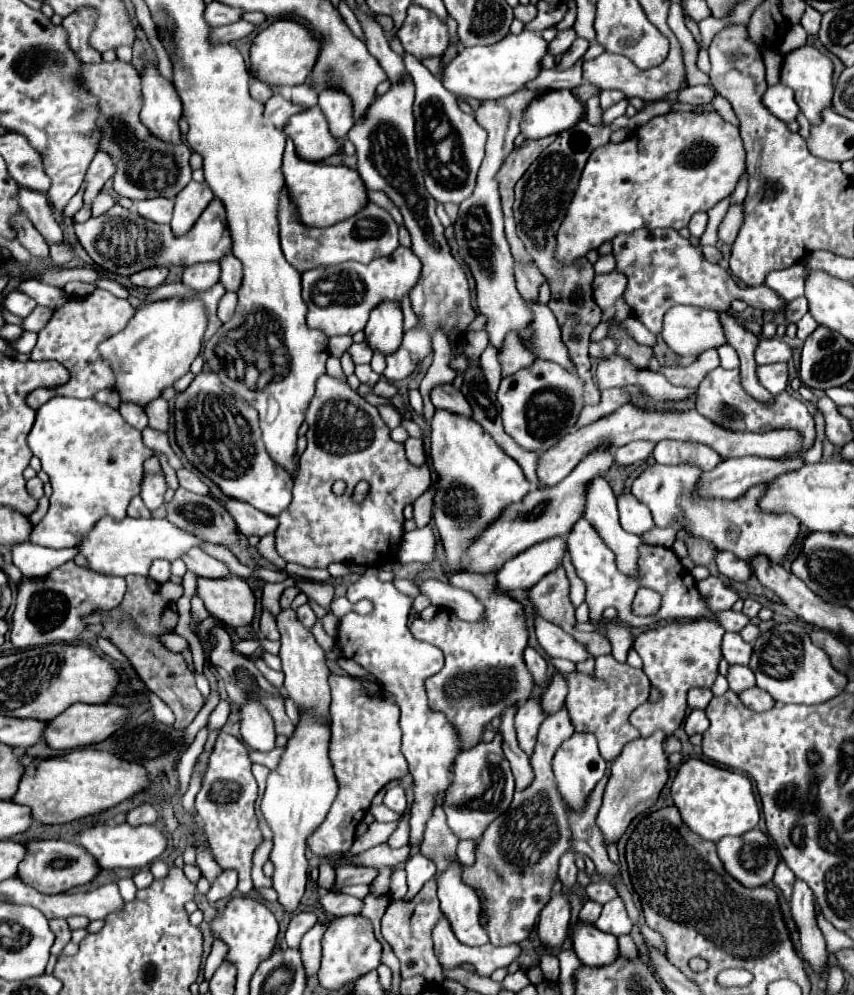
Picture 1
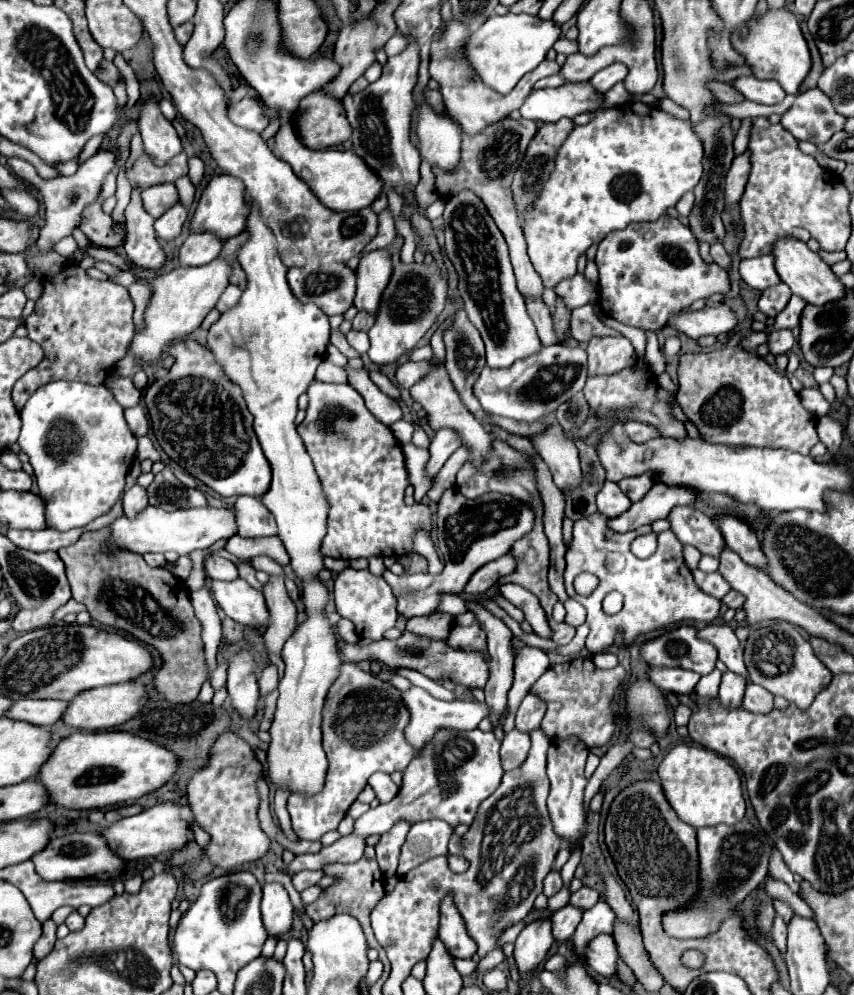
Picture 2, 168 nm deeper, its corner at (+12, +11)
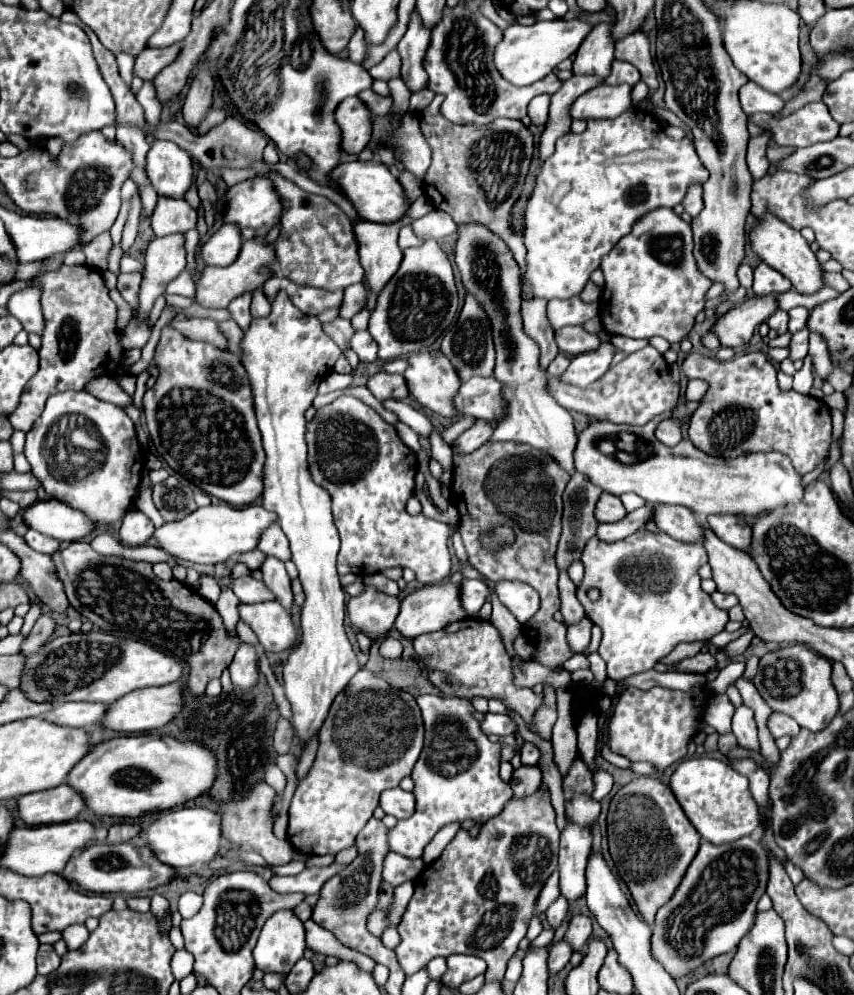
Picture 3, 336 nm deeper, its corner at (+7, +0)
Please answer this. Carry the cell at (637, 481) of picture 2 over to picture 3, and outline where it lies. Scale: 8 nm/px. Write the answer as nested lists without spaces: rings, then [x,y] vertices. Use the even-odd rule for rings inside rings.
[[[633,493],[621,495],[621,501],[623,501],[623,505],[625,505],[627,511],[635,511],[635,509],[639,509],[639,507],[645,505],[645,499],[641,499],[639,495],[633,495]]]

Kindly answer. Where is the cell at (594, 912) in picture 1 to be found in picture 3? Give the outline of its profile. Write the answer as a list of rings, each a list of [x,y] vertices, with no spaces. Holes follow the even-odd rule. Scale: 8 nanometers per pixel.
[[[565,939],[551,945],[551,955],[549,955],[549,973],[551,973],[551,977],[569,963],[571,955],[573,955],[573,947]]]

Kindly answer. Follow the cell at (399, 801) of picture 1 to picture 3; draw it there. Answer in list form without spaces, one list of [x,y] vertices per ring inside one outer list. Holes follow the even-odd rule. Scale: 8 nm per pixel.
[[[395,787],[395,789],[385,789],[381,793],[381,801],[379,801],[379,807],[387,813],[387,815],[393,815],[397,819],[405,819],[413,813],[413,807],[415,807],[415,799],[411,793],[403,791],[401,787]]]

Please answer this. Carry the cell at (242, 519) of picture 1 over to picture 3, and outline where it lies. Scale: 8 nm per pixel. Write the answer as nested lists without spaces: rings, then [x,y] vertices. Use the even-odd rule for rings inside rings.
[[[271,523],[271,525],[261,533],[261,539],[259,539],[257,549],[263,551],[265,555],[271,555],[271,557],[281,559],[281,561],[291,559],[289,541],[287,541],[287,537],[283,535],[283,531],[281,531],[281,527],[279,527],[277,523]]]

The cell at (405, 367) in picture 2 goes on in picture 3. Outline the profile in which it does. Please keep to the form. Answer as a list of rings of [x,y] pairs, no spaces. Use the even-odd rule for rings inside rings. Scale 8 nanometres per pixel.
[[[379,373],[367,381],[367,389],[379,399],[407,399],[409,389],[403,375],[391,375],[391,373]]]

